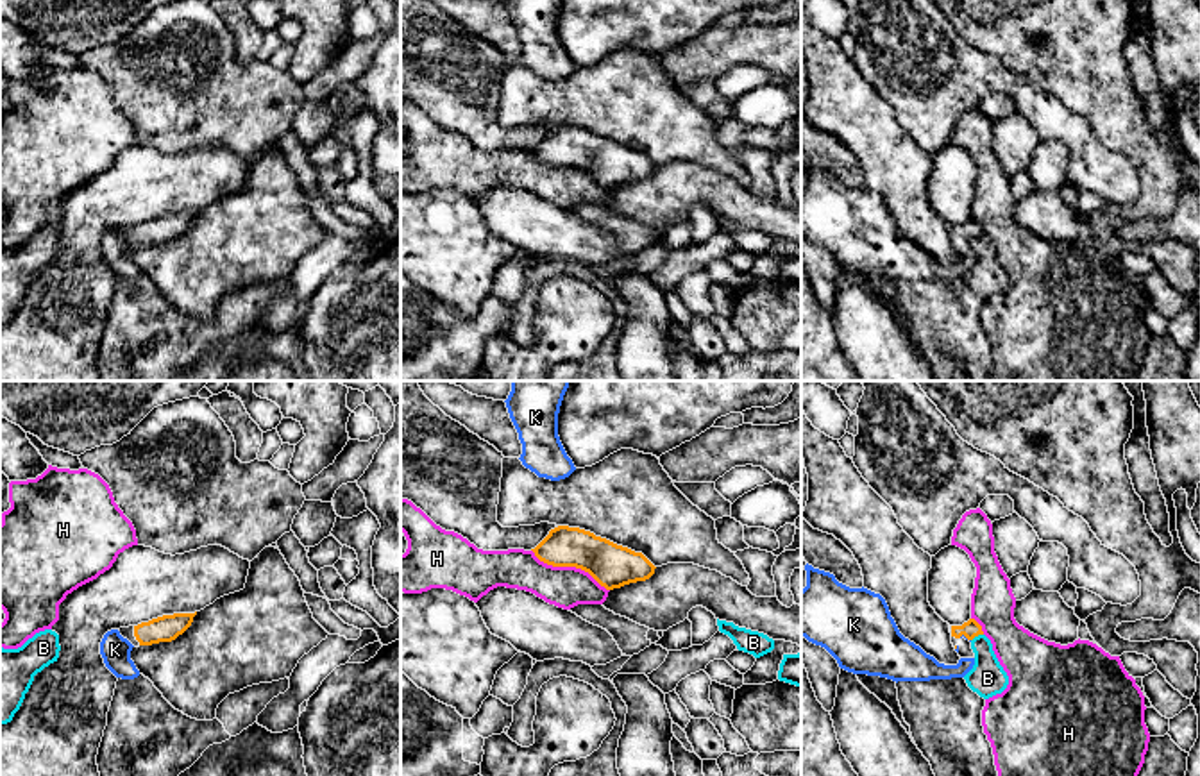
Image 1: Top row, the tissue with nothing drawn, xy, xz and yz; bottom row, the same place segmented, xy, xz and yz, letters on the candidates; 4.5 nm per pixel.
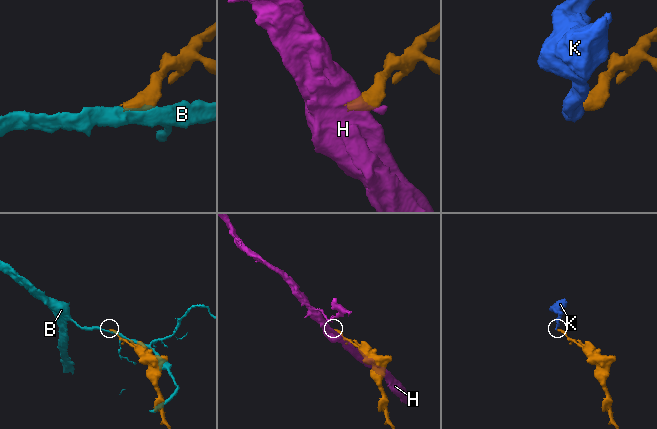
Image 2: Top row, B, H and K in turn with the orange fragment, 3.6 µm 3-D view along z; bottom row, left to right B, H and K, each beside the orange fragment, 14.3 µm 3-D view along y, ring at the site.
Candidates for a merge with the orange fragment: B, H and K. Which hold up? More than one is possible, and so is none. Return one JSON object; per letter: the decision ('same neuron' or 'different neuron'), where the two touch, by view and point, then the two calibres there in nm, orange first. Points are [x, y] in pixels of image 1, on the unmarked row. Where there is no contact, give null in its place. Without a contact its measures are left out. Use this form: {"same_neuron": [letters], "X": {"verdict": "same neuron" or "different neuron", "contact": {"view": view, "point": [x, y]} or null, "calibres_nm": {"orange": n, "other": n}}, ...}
{"same_neuron": ["K"], "B": {"verdict": "different neuron", "contact": {"view": "yz", "point": [977, 235]}, "calibres_nm": {"orange": 80, "other": 160}}, "H": {"verdict": "different neuron", "contact": {"view": "xz", "point": [569, 165]}, "calibres_nm": {"orange": 200, "other": 190}}, "K": {"verdict": "same neuron", "contact": {"view": "yz", "point": [964, 235]}, "calibres_nm": {"orange": 80, "other": 20}}}

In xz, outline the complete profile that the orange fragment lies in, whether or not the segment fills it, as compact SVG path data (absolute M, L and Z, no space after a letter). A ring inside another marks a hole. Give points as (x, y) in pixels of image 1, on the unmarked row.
M569 125L551 129L531 150L547 164L588 172L606 190L646 181L656 168L642 152Z

